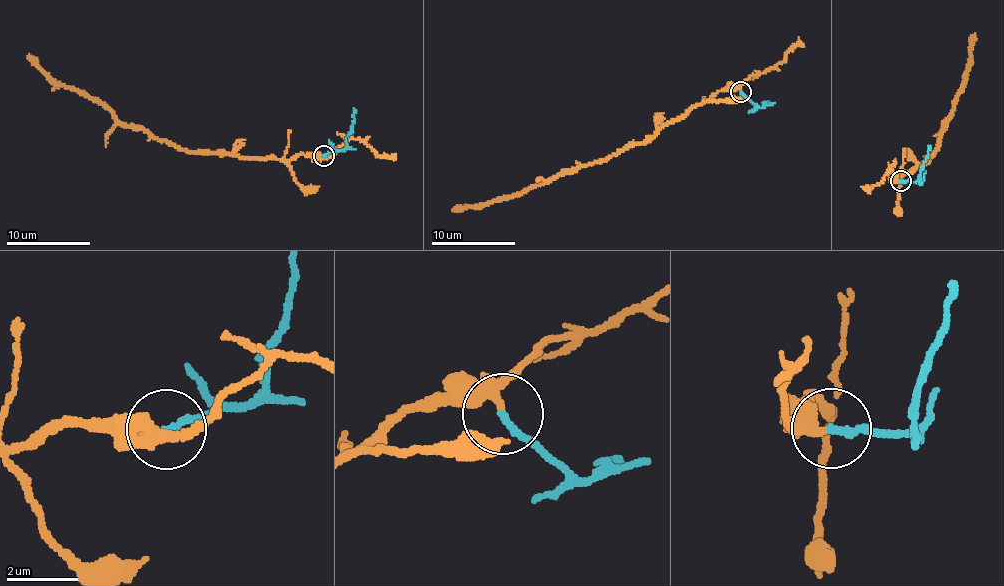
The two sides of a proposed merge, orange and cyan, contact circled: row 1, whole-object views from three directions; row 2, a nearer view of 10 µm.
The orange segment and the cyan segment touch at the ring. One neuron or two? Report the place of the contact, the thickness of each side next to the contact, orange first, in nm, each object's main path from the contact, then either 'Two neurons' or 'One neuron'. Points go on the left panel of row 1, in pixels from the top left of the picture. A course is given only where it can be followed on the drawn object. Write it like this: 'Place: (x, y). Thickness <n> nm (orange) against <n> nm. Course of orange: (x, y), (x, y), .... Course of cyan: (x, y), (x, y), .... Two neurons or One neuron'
Place: (323, 156). Thickness 280 nm (orange) against 240 nm. Course of orange: (323, 155), (287, 159), (189, 153), (175, 144), (124, 125), (89, 97), (60, 86), (29, 53). Course of cyan: (323, 155), (342, 149), (354, 108). One neuron

